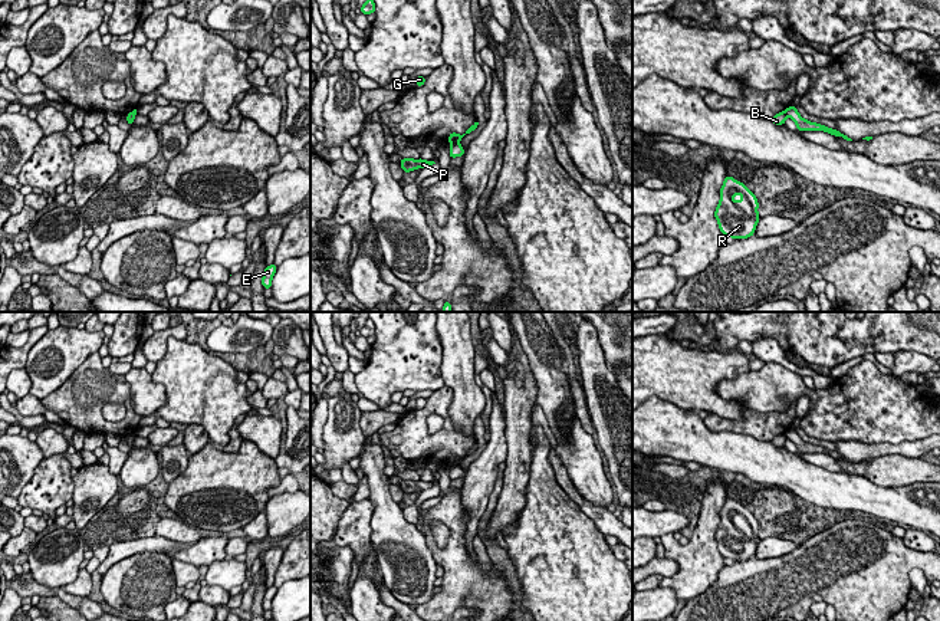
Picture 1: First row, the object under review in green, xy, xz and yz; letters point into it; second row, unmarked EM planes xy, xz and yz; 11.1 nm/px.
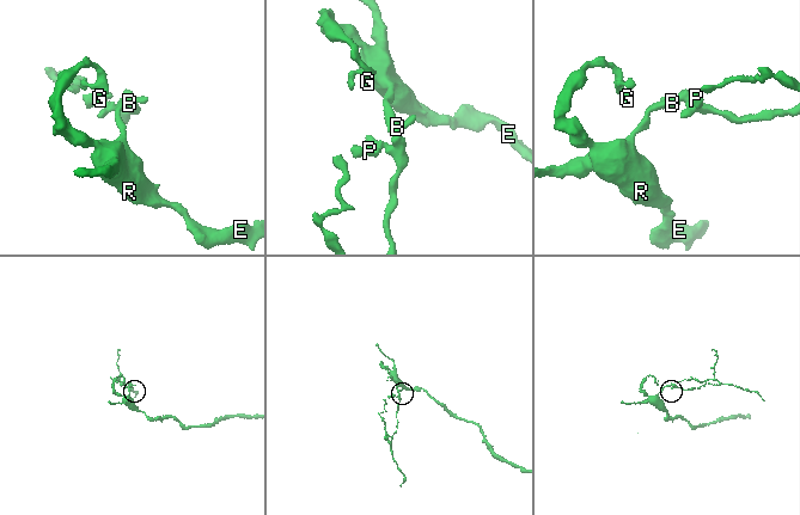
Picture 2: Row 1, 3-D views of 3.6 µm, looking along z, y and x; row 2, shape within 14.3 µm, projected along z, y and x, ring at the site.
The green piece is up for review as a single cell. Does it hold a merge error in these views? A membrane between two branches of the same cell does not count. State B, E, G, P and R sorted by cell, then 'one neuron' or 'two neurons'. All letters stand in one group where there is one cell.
B E G R / P; two neurons

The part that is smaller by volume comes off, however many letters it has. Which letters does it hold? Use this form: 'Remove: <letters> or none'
Remove: P

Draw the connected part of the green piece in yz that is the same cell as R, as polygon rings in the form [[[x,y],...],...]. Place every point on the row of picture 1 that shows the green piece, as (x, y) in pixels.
[[[726,174],[714,211],[720,231],[734,240],[753,236],[760,220],[757,207],[756,196],[743,183]]]

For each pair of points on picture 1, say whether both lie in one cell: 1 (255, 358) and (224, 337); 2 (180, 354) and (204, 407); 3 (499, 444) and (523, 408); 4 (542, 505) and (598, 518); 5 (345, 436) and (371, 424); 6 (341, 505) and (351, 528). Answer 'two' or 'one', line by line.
1: two
2: one
3: two
4: two
5: two
6: two

